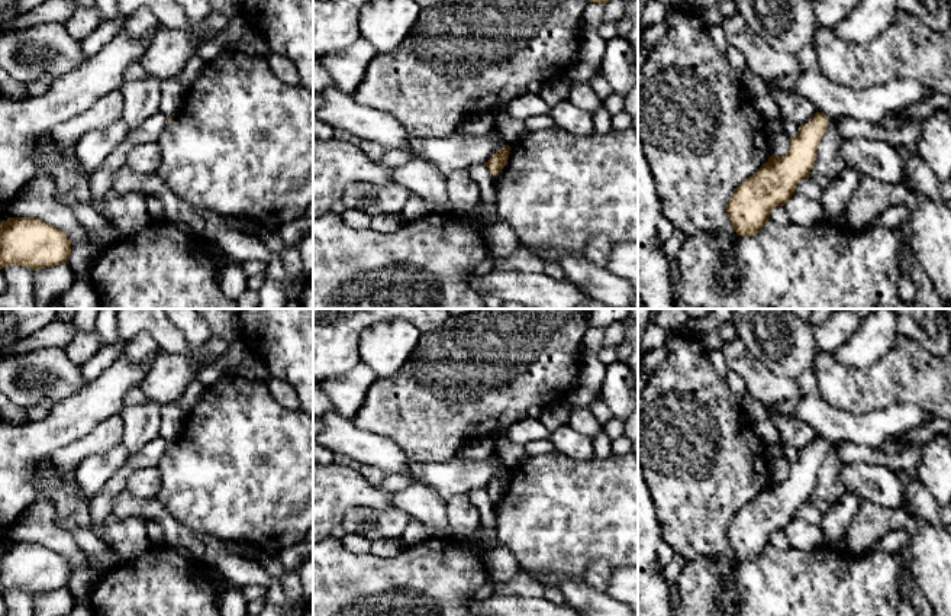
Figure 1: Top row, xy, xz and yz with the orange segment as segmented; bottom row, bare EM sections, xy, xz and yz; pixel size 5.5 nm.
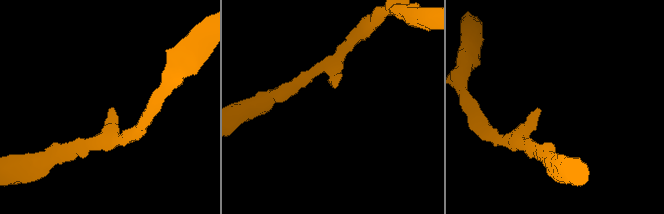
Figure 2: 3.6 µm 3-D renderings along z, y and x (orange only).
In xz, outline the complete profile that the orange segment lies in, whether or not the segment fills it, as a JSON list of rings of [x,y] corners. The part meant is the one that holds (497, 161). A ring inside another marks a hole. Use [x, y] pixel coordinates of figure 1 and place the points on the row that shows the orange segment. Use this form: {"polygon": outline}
{"polygon": [[[504,145],[502,149],[493,154],[491,158],[486,162],[486,167],[493,175],[499,174],[504,168],[509,159],[509,151],[510,146]]]}

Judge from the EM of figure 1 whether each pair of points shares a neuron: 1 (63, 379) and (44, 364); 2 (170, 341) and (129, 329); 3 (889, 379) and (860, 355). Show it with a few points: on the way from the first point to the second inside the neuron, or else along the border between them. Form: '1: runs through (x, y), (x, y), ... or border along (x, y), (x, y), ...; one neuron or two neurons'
1: runs through (58, 379), (48, 368); one neuron
2: runs through (160, 331), (154, 325), (139, 325); one neuron
3: border along (895, 339), (867, 365), (838, 363); two neurons

